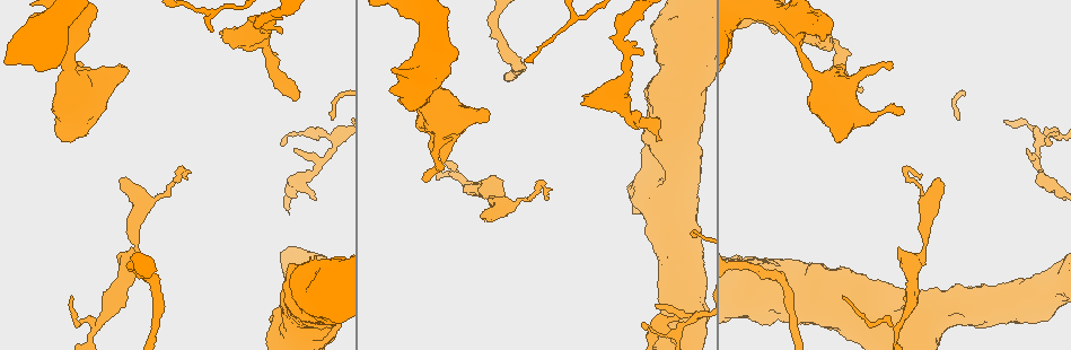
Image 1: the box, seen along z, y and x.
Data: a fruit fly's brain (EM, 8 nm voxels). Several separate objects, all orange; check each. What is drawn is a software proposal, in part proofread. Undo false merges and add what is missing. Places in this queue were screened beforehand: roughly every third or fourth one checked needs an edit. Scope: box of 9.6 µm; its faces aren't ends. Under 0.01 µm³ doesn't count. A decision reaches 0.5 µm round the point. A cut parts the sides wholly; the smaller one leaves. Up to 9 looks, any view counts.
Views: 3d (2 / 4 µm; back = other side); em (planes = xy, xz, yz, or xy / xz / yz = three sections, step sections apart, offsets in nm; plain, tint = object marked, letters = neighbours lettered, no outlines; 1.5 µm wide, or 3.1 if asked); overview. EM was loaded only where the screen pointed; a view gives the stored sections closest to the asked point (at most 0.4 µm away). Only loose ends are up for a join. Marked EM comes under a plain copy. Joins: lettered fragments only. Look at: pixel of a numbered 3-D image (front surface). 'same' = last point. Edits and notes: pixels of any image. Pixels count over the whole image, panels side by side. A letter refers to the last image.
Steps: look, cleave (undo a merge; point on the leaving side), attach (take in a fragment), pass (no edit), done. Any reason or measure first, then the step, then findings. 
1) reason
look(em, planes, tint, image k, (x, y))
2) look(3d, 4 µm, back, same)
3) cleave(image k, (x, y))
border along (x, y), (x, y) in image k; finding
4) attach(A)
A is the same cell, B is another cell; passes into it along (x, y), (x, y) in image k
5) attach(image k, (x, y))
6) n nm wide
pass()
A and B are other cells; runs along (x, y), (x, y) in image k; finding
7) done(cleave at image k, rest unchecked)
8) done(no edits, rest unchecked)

an open end
look(em, planes, letters, image 1, (641, 54))

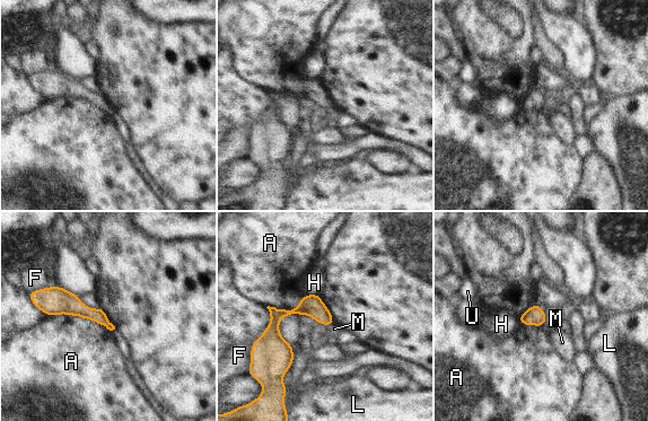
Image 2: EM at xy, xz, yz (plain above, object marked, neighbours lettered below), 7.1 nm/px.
A touches over 480 nm
pass()
A, F, H, L, M and U are other cells; runs along (330, 318), (282, 313), (262, 343) in image 2; none of them fits

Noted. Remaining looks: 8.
stops while still wide
look(3d, 4 µm, back, image 1, (221, 33))

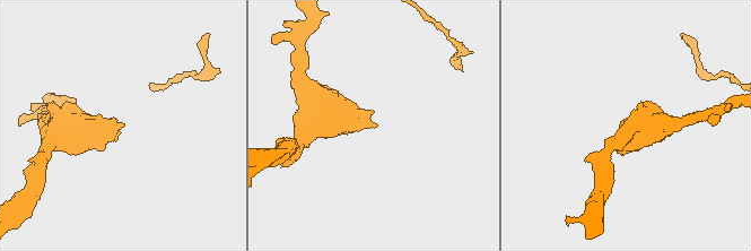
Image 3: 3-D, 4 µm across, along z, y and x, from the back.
need the tissue
look(em, yz, step 8, tint, image 3, (121, 126))

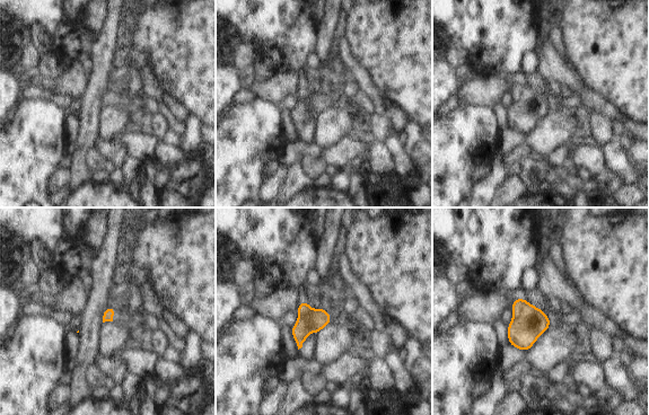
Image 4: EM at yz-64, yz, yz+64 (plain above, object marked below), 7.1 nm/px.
what lies round it
look(em, yz, step 8, letters, same)

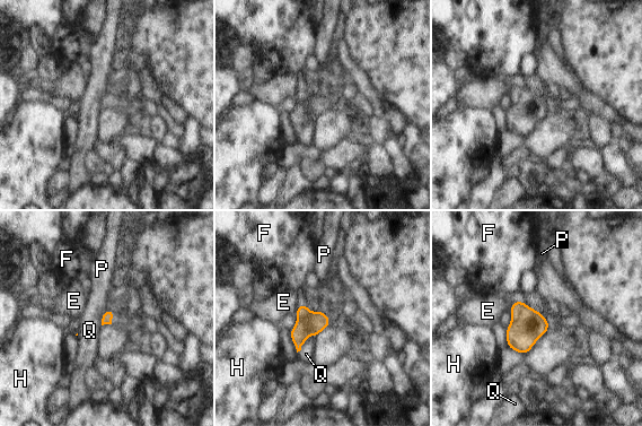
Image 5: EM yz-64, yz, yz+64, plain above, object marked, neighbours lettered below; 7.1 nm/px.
pass()
E, F, H, P and Q are other cells; border along (325, 312), (310, 311), (305, 316) in image 5; none of them fits

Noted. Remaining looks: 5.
look(em, planes, letters, image 1, (481, 214))

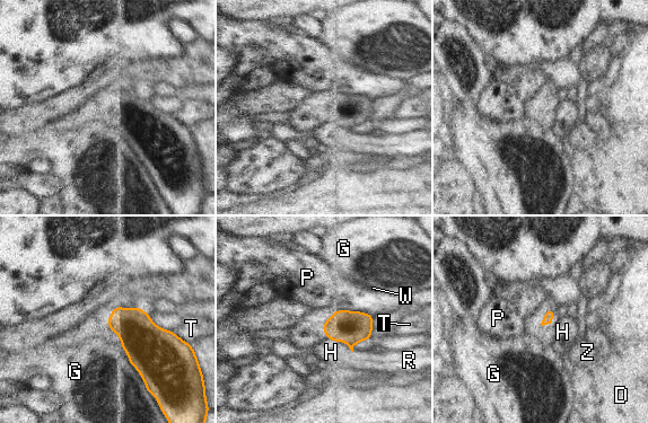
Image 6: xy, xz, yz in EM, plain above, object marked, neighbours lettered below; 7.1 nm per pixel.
pass()
D, G, H, P, R, T, W and Z are other cells; border along (322, 327), (351, 351) in image 6; none of them fits

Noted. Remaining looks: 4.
tapers out
look(em, xy, step 4, tint, image 1, (845, 297))

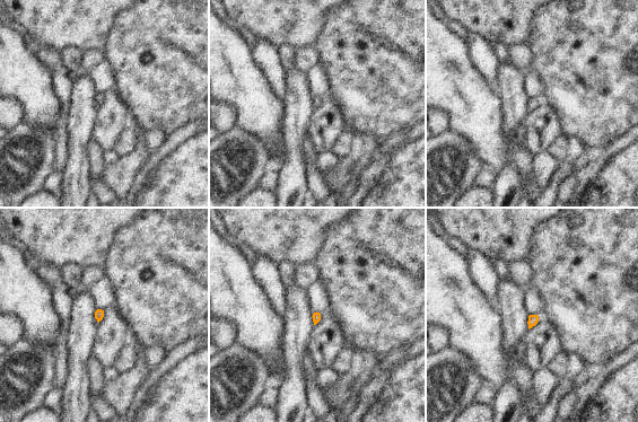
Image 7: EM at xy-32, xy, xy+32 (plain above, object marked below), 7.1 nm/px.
another direction
look(em, yz, step 8, letters, same)

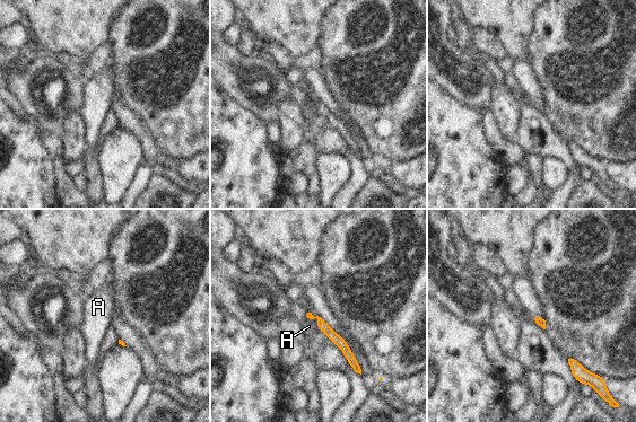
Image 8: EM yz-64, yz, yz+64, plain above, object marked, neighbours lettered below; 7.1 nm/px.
pass()
A is another cell; border along (307, 311), (316, 319), (319, 330) in image 8; no lettered fragment goes on from it

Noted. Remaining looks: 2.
done(no edits, rest unchecked)

